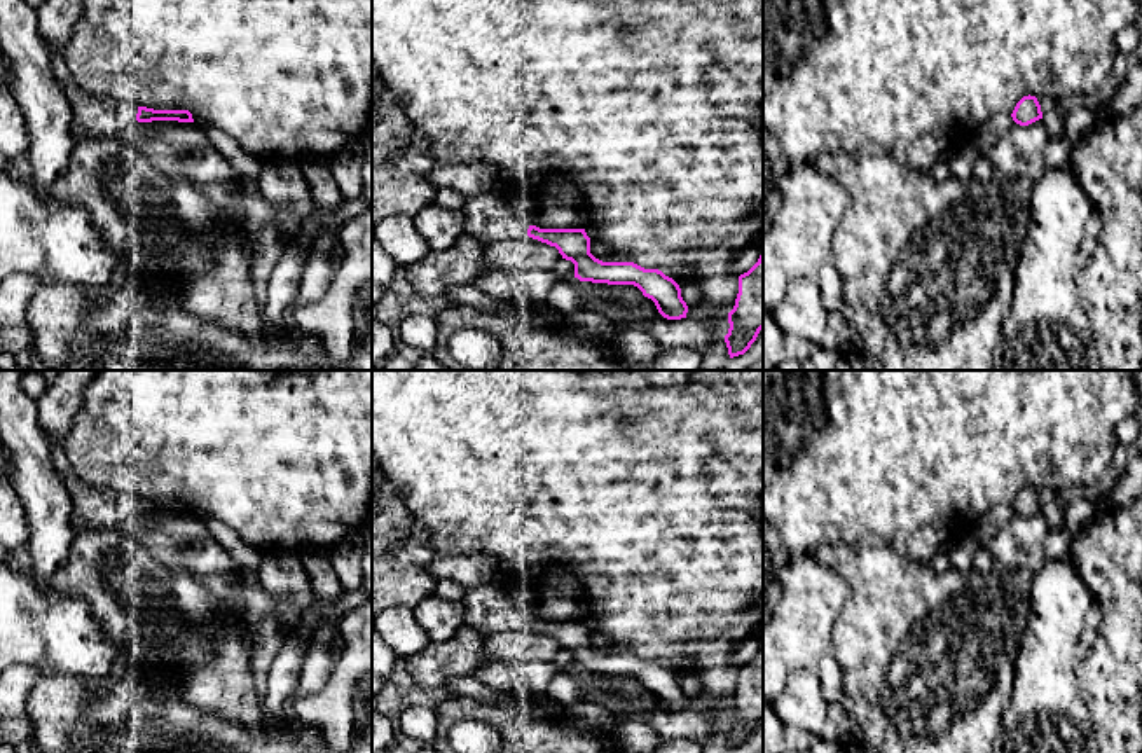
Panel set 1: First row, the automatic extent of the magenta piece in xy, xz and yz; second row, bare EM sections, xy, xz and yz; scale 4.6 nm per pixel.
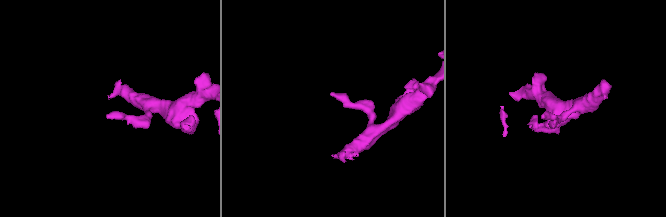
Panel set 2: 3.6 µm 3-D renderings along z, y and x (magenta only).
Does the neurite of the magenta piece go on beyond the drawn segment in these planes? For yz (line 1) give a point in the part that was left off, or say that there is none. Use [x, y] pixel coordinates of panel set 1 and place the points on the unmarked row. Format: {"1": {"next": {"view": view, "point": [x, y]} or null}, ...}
{"1": {"next": null}}

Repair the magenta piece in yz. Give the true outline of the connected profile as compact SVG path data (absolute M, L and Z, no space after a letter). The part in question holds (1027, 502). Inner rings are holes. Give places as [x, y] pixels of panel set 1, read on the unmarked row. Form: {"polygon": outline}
{"polygon": "M1023 487L1013 505L1011 505L1013 512L1020 517L1028 517L1039 510L1042 510L1042 503L1041 503L1041 496L1037 493L1035 487Z"}

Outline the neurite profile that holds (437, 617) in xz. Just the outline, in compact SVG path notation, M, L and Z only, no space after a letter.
M435 594L414 608L414 618L430 641L445 641L464 625L463 603L452 603Z

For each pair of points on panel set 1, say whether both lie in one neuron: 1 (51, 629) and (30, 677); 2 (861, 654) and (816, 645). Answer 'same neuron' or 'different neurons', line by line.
1: different neurons
2: different neurons

